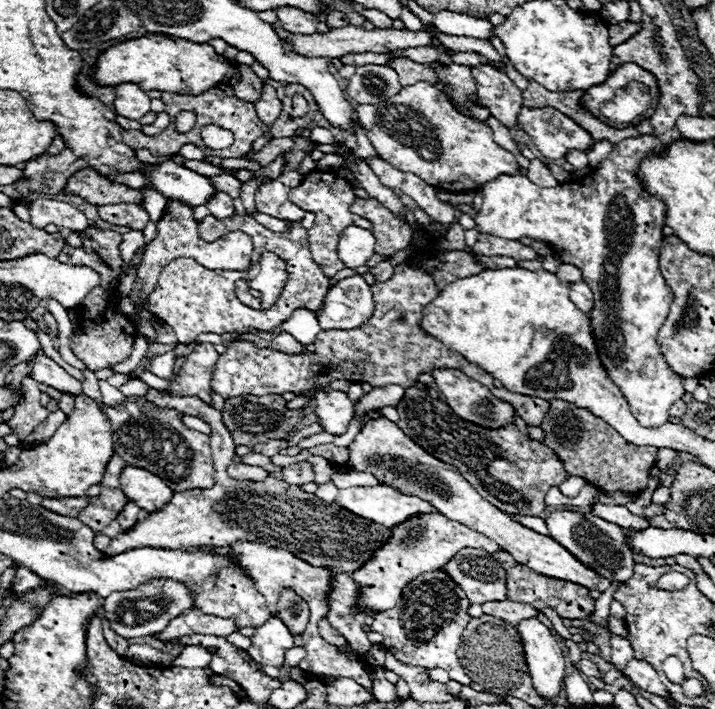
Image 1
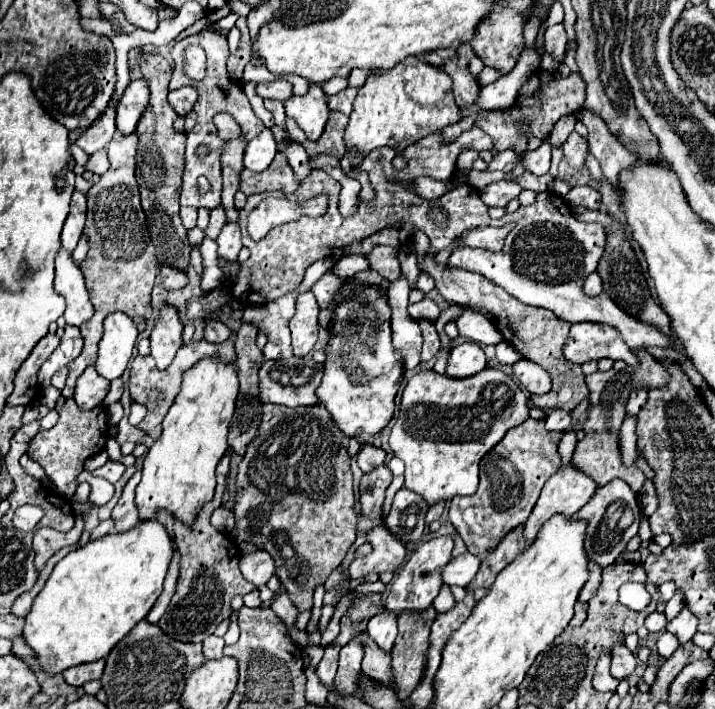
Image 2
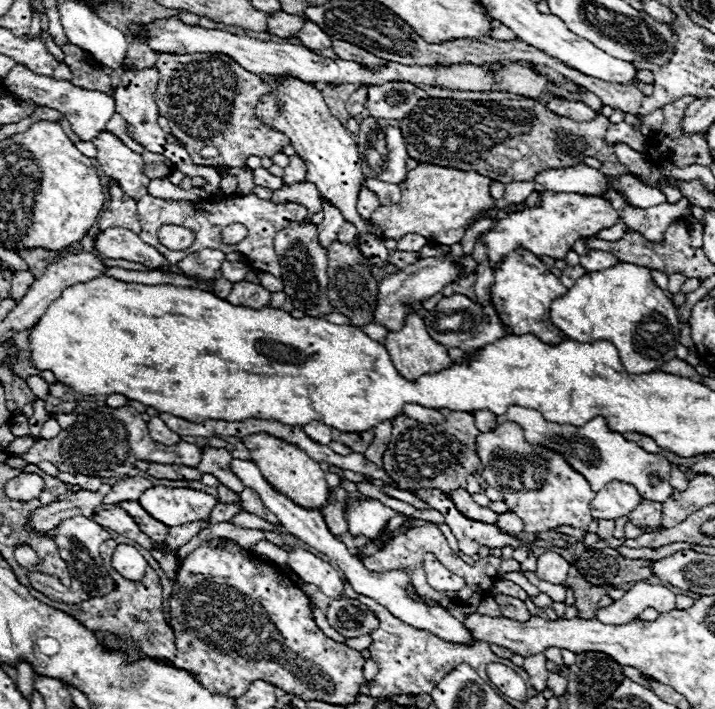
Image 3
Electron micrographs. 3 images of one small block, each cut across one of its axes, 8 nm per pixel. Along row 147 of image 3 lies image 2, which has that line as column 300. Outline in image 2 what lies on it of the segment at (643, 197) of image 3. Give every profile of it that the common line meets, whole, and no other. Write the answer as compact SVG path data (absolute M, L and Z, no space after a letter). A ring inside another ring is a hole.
M264 404L262 424L258 436L248 444L248 450L240 462L236 478L236 542L250 540L260 542L276 562L276 576L282 588L290 594L290 600L298 610L312 608L314 588L322 586L330 572L344 560L348 548L356 538L356 514L350 456L344 446L344 432L332 422L328 410L322 404L304 408L286 408L276 404Z

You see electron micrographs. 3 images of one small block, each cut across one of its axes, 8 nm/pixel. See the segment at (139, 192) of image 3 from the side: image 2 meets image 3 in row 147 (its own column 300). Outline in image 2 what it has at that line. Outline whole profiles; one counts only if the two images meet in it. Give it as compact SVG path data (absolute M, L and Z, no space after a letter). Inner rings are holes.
M310 82L308 94L288 98L284 102L284 108L286 108L286 114L298 122L298 126L306 132L310 140L318 140L322 136L330 114L322 86L316 86L316 82Z

